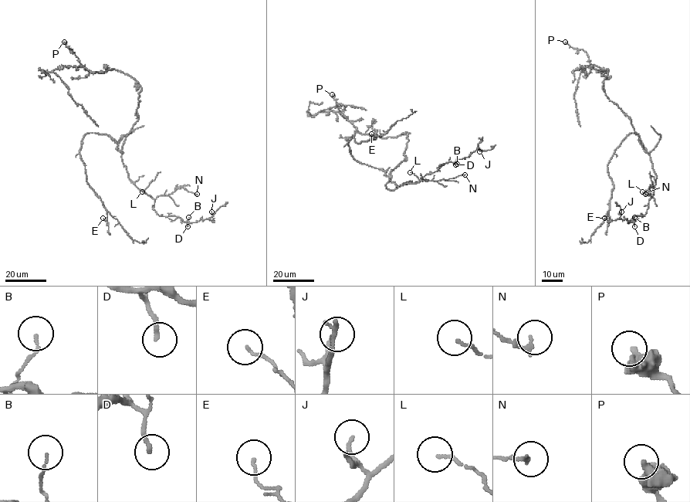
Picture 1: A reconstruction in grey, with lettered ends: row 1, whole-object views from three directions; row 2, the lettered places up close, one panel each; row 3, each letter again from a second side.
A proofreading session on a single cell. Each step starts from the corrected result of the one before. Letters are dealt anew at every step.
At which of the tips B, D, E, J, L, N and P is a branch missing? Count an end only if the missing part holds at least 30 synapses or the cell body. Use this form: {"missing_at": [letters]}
{"missing_at": []}

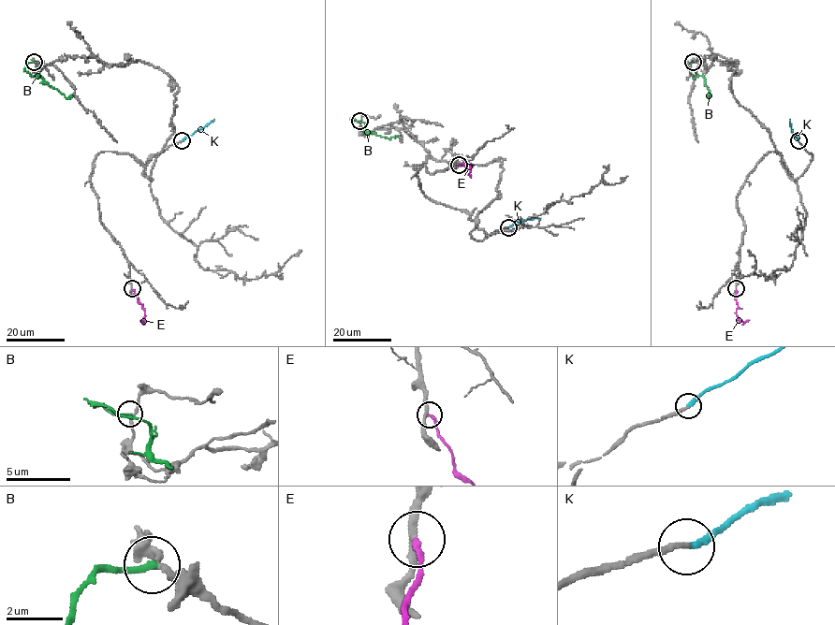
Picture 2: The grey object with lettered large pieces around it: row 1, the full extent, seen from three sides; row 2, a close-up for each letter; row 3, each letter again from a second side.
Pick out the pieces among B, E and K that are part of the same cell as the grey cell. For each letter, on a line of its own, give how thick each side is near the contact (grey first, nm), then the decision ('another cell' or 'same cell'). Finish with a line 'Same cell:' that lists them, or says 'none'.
B: calibres 200 and 240 nm; another cell
E: calibres 260 and 220 nm; another cell
K: calibres 220 and 280 nm; same cell
Same cell: K

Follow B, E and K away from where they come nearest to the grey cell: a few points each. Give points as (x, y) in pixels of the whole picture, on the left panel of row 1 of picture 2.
B: (34, 62), (29, 62), (24, 69), (34, 78), (40, 76), (65, 97), (73, 95)
E: (132, 289), (145, 315), (141, 322), (144, 320)
K: (182, 140), (214, 120)

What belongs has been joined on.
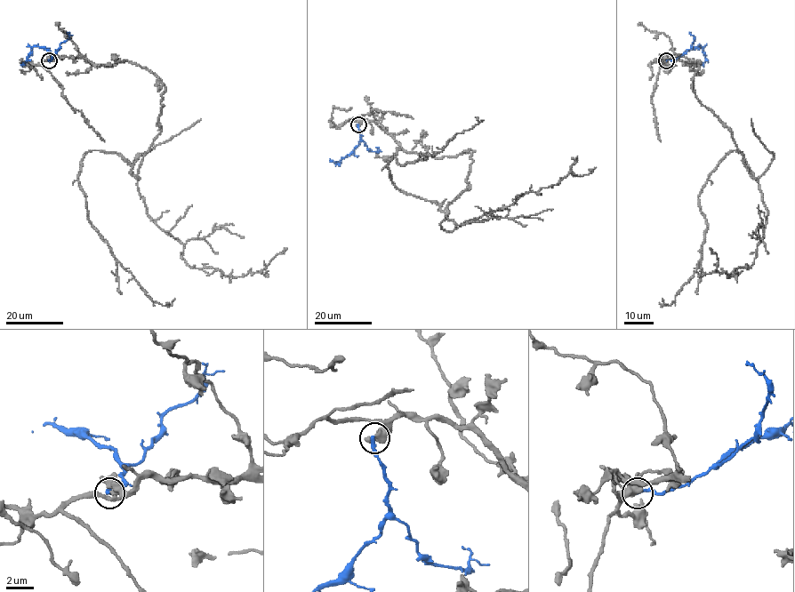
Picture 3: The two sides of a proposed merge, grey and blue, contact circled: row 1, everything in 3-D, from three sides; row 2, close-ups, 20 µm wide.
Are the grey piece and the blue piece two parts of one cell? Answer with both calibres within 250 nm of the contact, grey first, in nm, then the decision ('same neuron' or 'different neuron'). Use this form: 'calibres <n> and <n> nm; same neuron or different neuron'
calibres 550 and 240 nm; different neuron

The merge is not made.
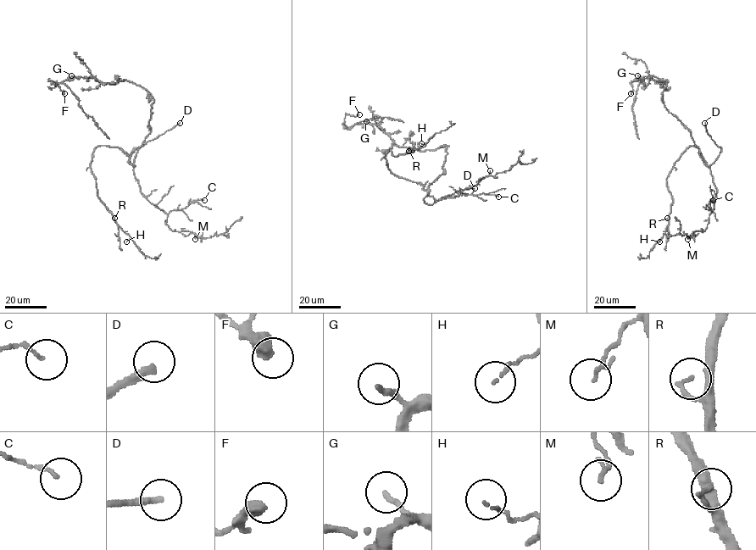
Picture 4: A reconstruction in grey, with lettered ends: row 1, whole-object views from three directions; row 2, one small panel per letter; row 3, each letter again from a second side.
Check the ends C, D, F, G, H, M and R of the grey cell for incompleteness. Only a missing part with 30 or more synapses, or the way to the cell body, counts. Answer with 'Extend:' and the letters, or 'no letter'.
Extend: D, G

